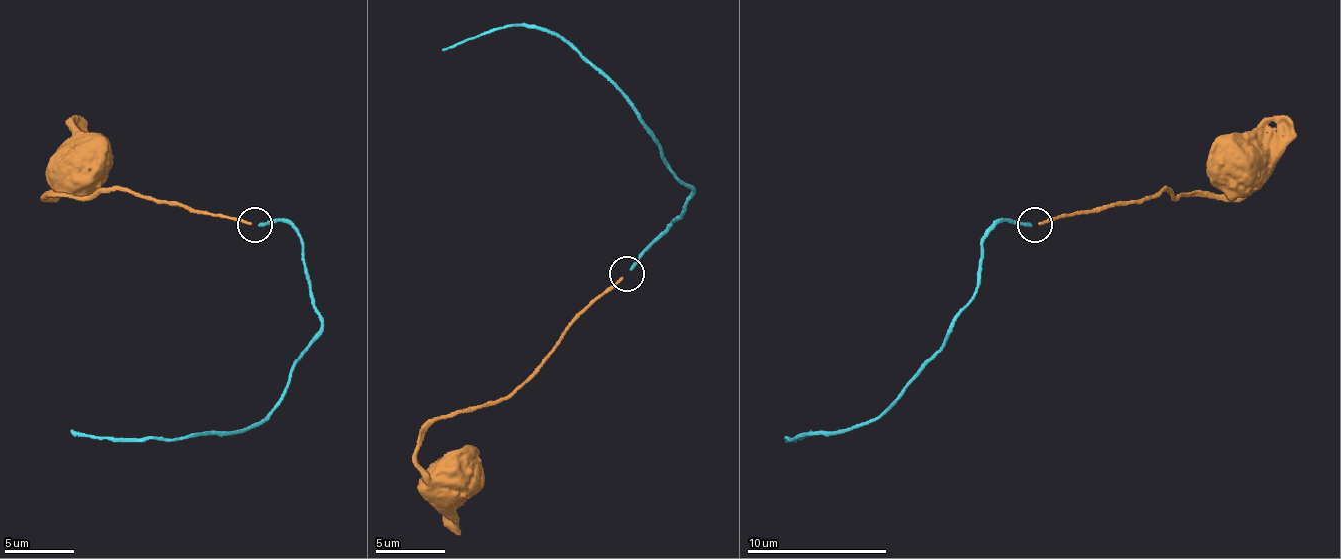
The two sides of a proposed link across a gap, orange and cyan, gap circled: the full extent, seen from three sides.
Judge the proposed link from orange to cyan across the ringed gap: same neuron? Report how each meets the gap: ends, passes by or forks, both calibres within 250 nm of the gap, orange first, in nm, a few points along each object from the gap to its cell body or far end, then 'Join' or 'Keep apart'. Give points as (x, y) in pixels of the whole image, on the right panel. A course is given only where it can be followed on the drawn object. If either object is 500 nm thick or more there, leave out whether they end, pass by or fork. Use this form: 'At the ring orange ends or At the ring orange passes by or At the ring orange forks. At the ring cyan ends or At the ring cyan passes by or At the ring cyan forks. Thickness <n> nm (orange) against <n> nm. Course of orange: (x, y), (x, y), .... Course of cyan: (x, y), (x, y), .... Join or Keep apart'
At the ring orange ends. At the ring cyan ends. Thickness 190 nm (orange) against 220 nm. Course of orange: (1039, 223), (1141, 202), (1158, 192), (1176, 195), (1221, 195), (1236, 192), (1236, 178). Course of cyan: (1032, 223), (1001, 220), (983, 241), (976, 297), (878, 416), (846, 430), (787, 437), (811, 430). Join

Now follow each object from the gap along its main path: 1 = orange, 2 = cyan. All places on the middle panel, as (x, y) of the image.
1: (622, 278), (506, 397), (440, 414), (422, 432), (415, 460), (436, 474), (447, 474)
2: (629, 271), (692, 197), (692, 190), (664, 162), (657, 137), (611, 85), (541, 29), (503, 25), (443, 50)

